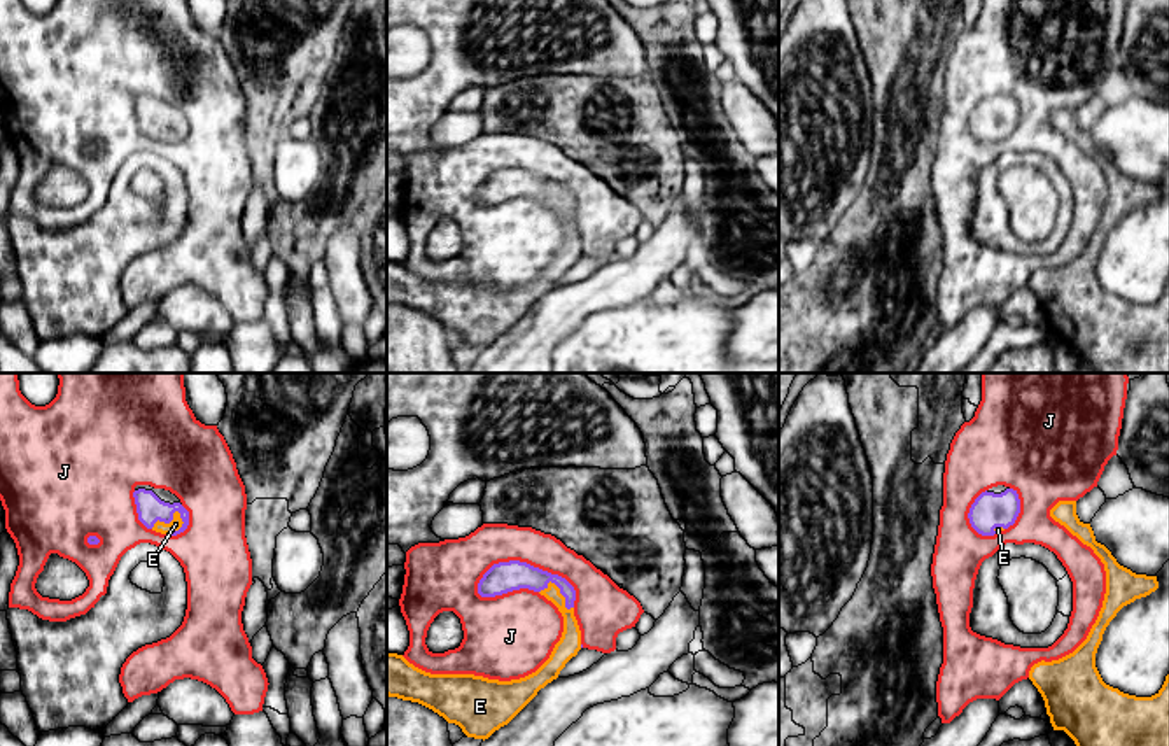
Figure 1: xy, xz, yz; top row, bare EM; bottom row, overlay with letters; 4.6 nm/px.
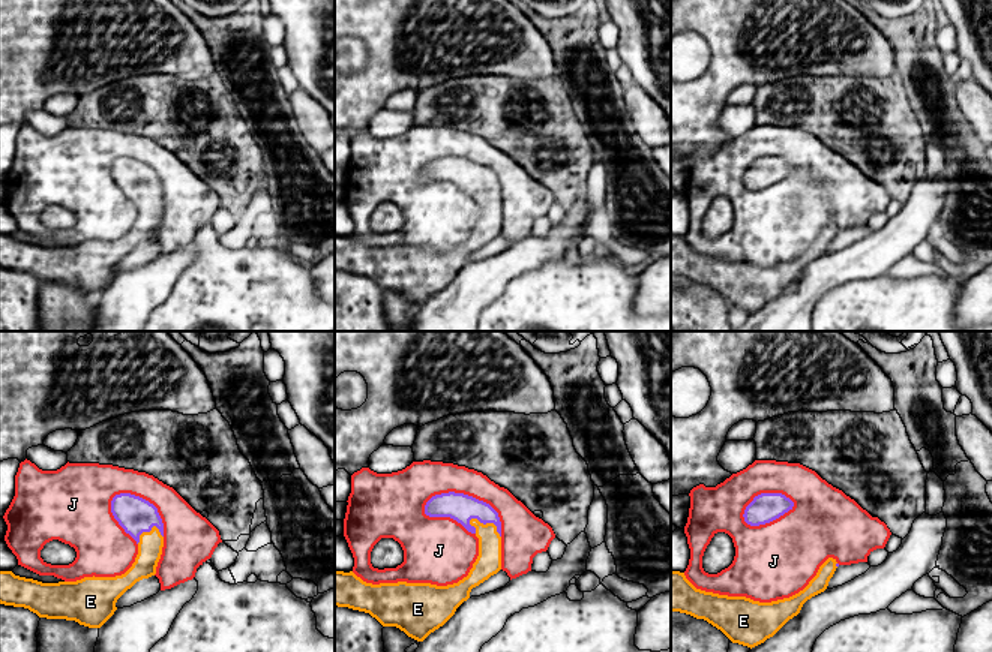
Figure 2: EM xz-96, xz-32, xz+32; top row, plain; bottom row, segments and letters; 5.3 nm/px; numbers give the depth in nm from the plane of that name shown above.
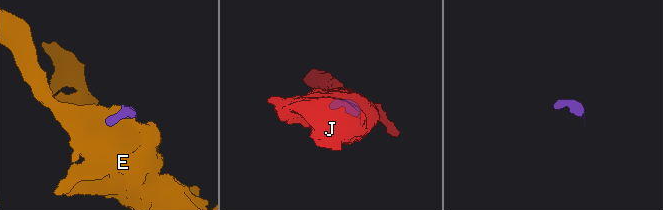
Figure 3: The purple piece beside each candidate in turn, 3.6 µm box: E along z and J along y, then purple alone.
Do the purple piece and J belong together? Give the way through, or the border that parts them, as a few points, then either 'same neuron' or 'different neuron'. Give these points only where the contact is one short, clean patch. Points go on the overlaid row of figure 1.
different neuron

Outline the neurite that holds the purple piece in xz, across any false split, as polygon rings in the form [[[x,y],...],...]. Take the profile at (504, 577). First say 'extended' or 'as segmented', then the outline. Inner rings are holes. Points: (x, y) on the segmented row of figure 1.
extended; [[[509,560],[494,564],[478,583],[481,597],[520,588],[539,592],[564,616],[562,637],[536,672],[511,681],[474,674],[430,674],[402,655],[387,653],[387,695],[418,702],[474,739],[485,741],[508,725],[581,650],[581,630],[574,616],[576,590],[565,578],[527,562]]]

